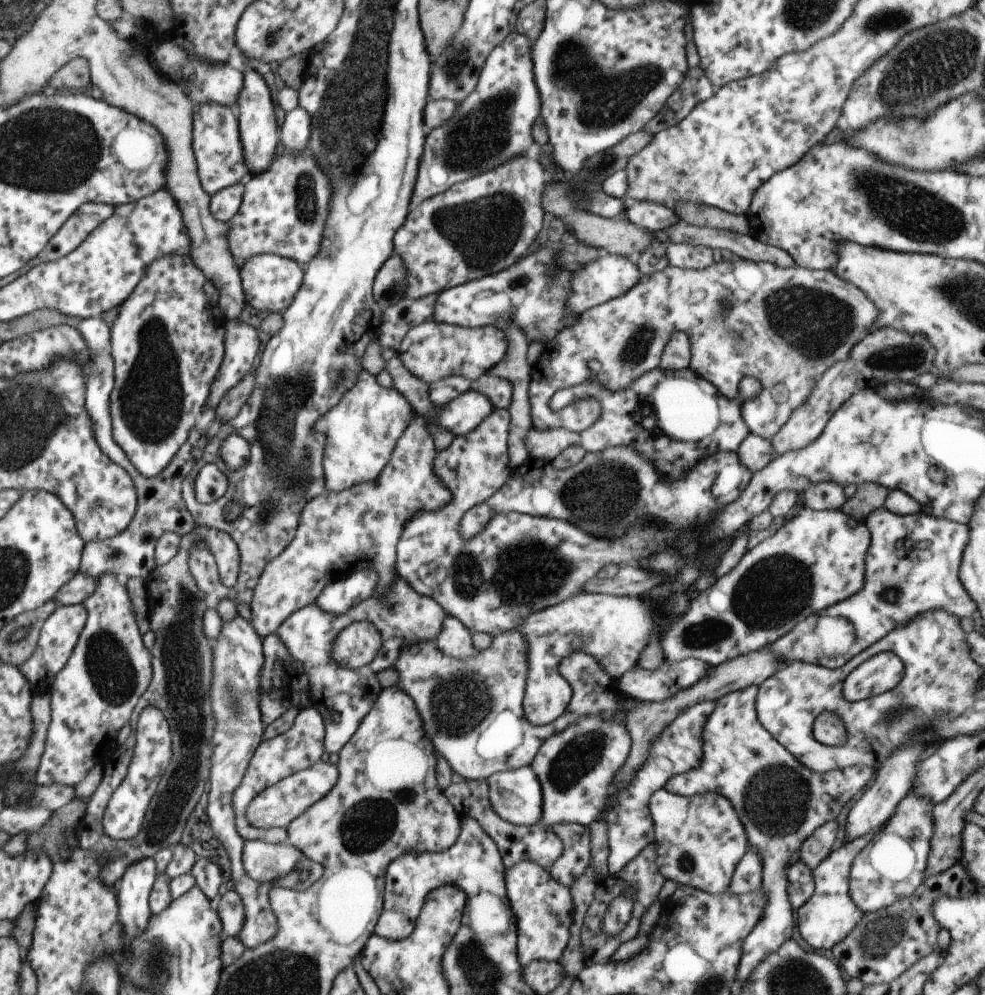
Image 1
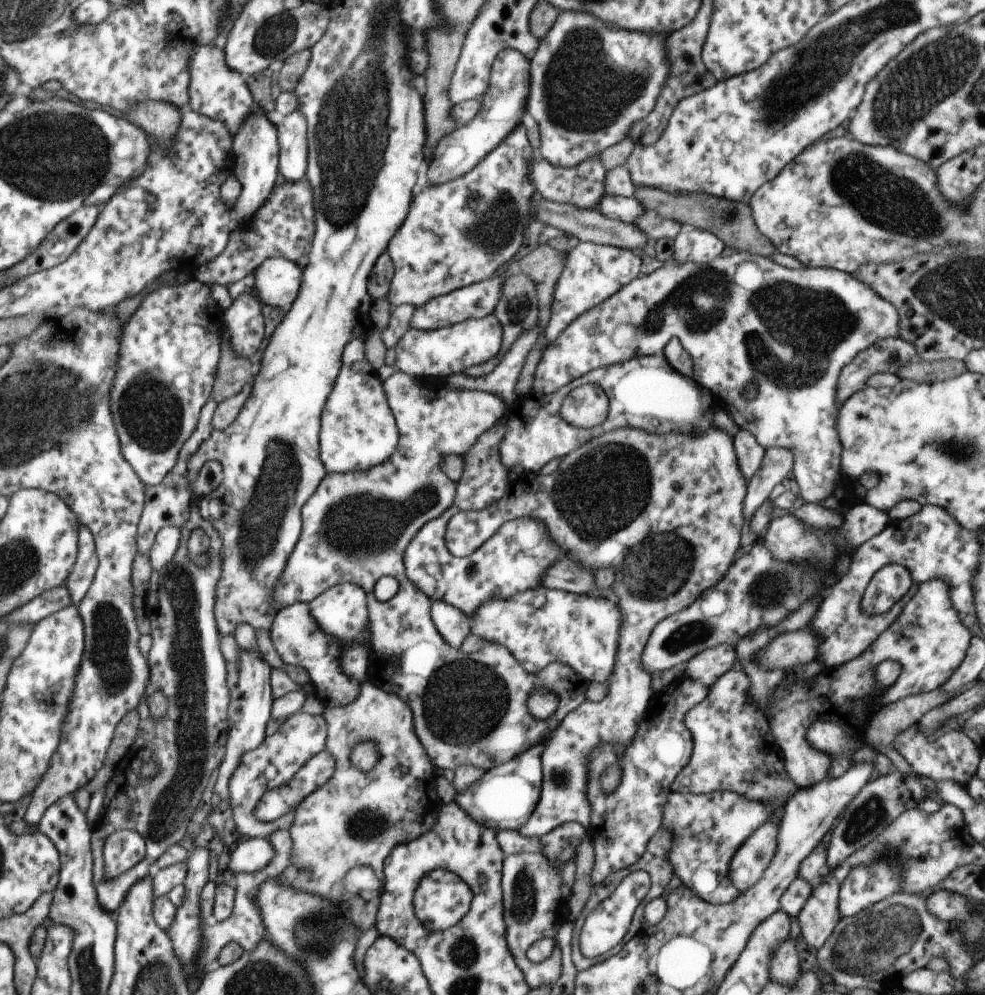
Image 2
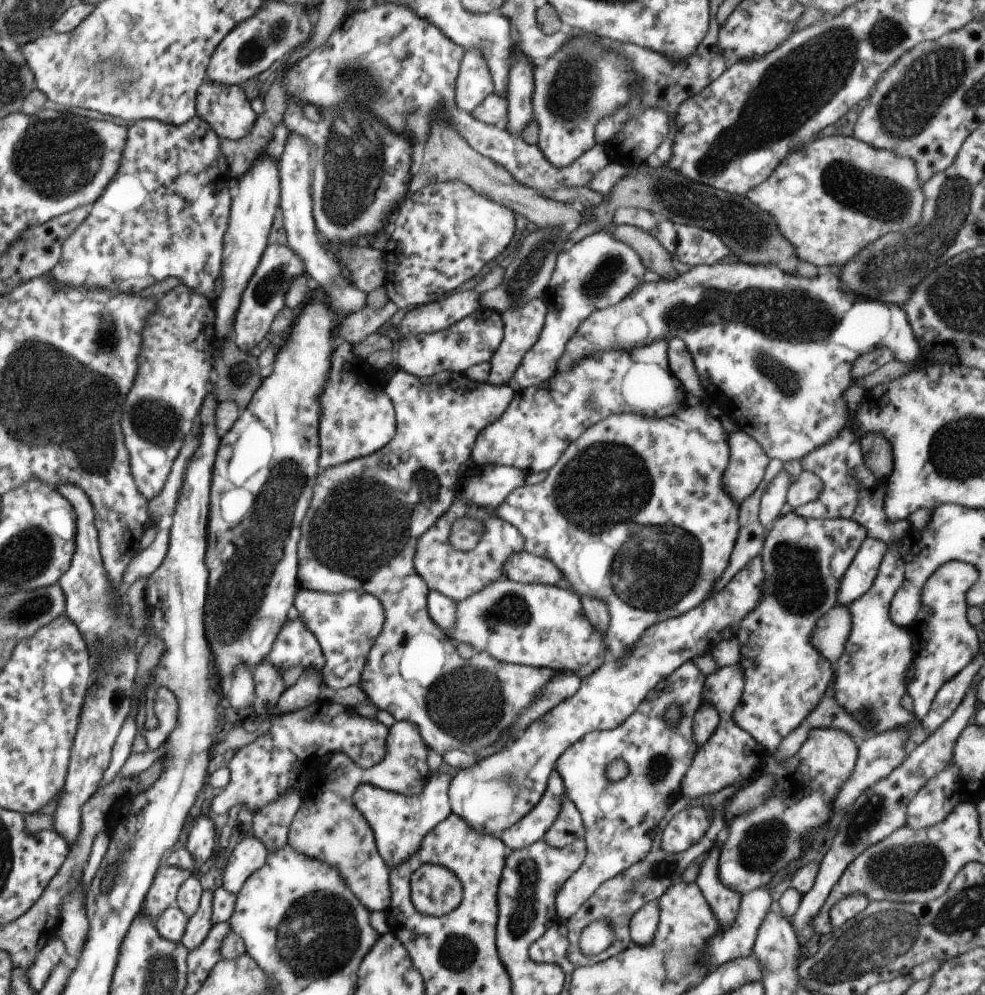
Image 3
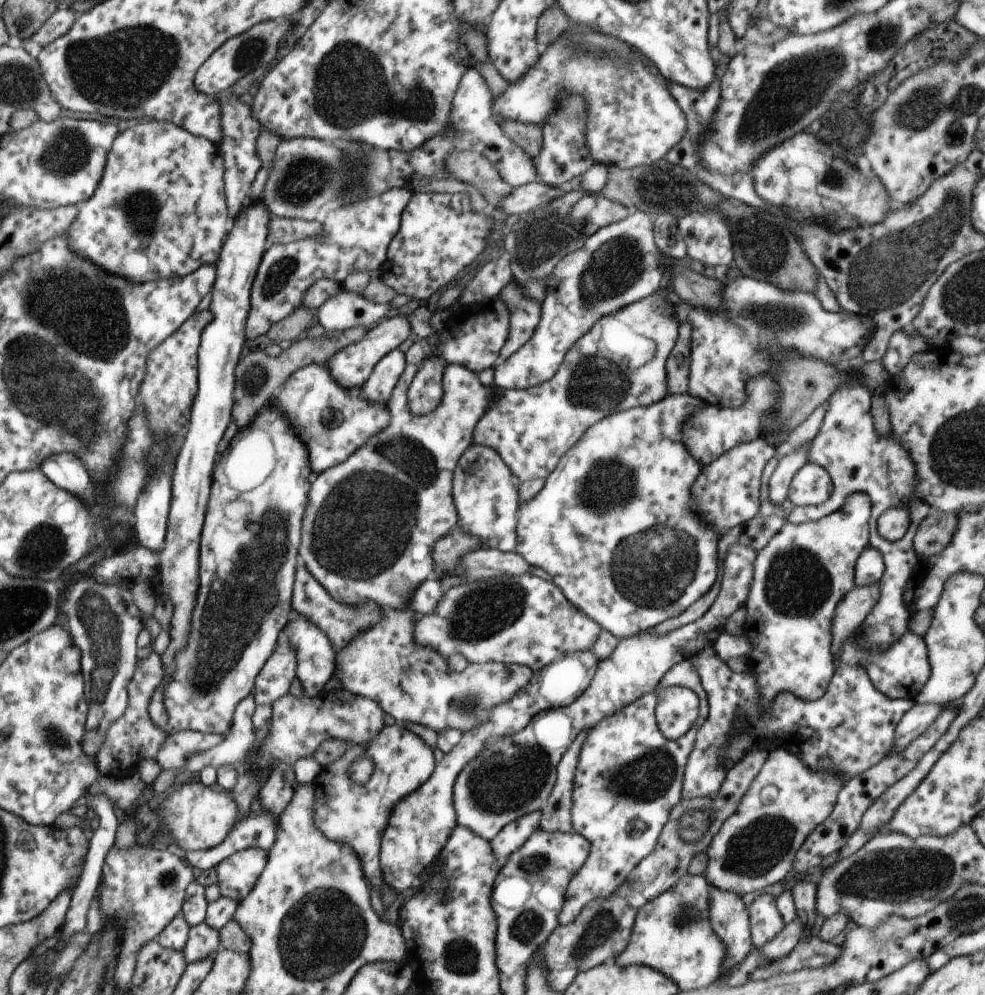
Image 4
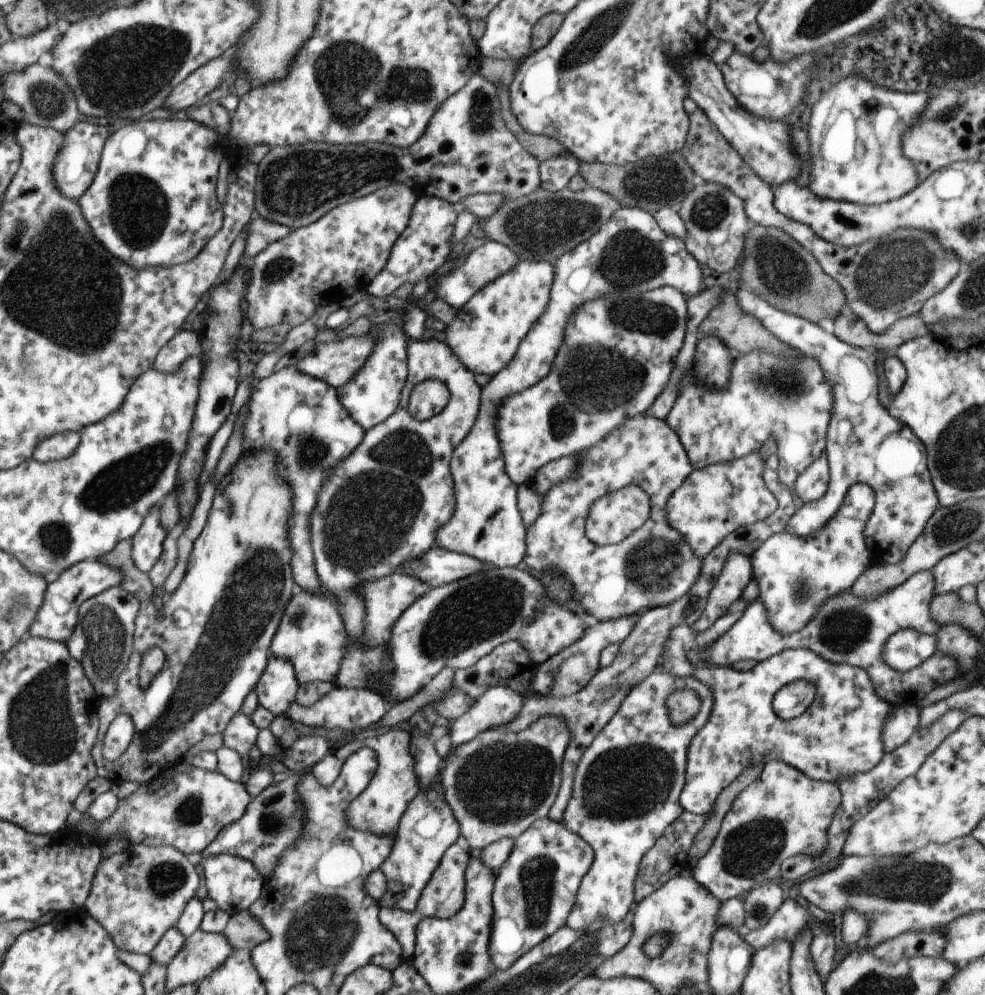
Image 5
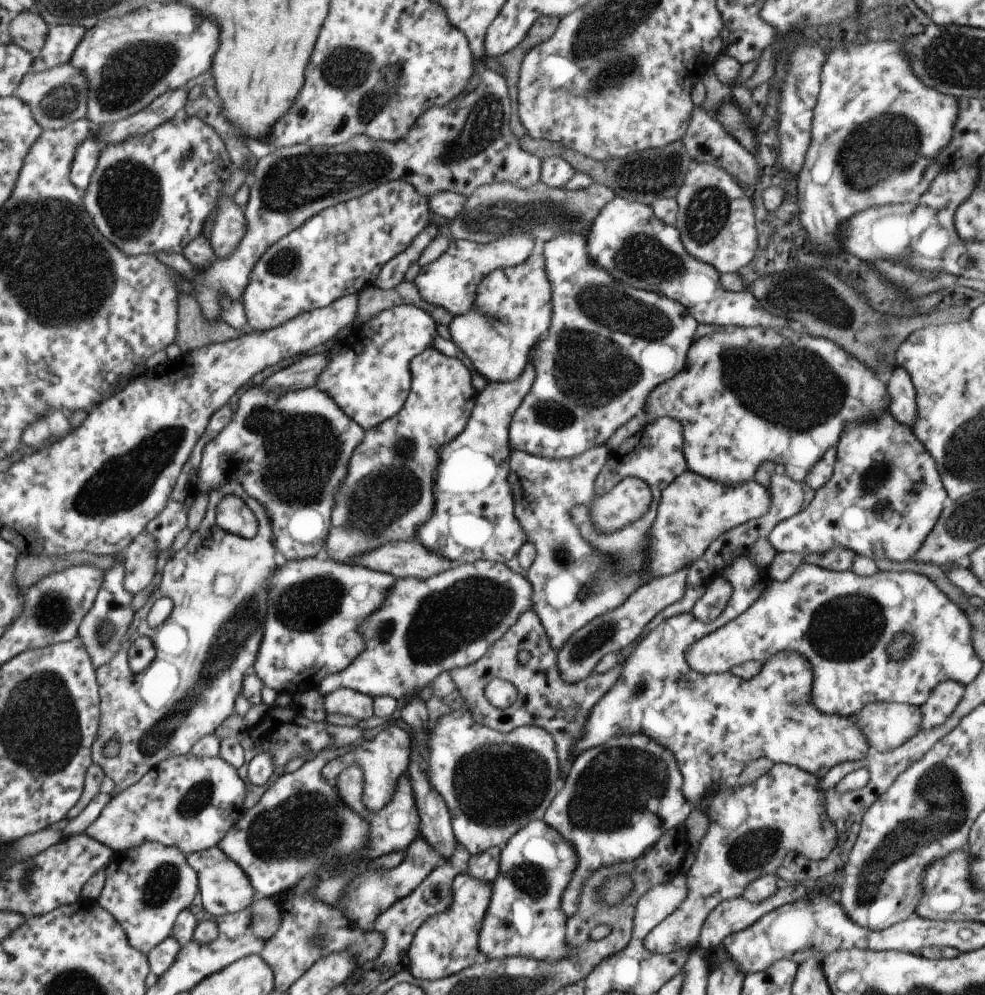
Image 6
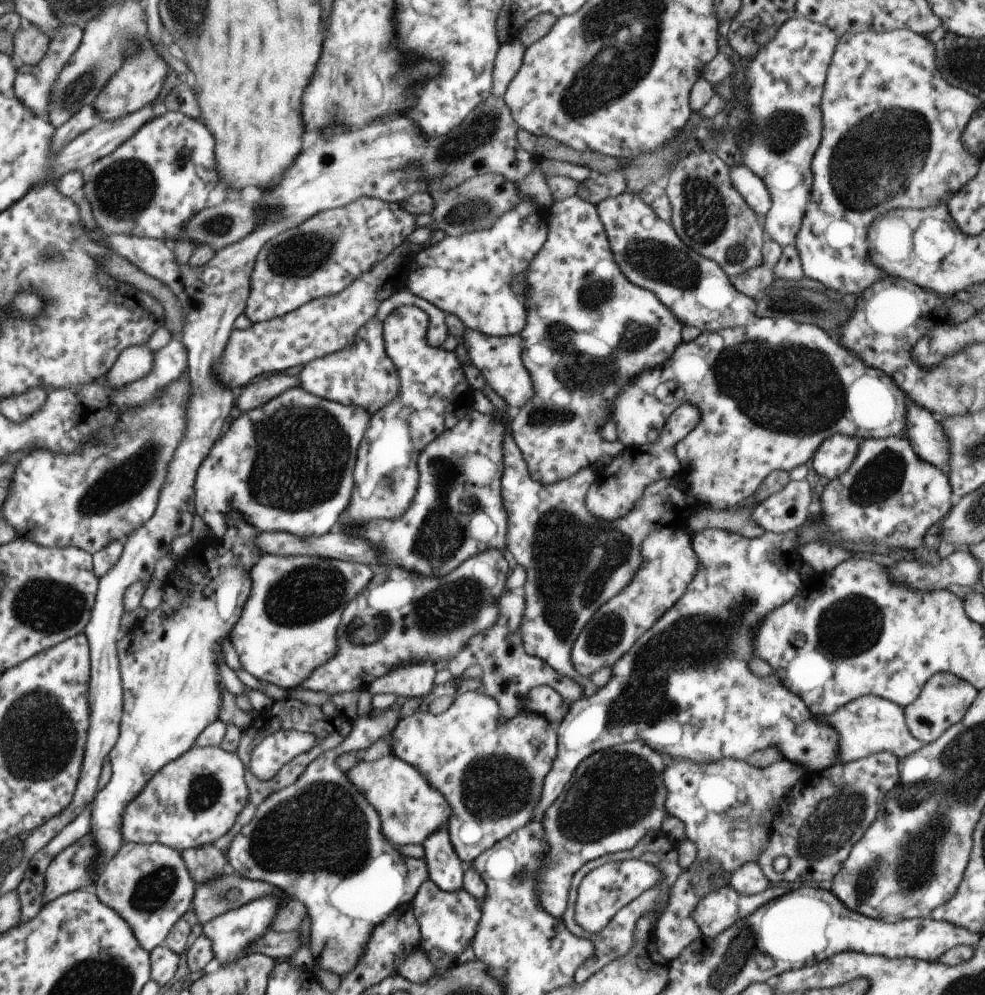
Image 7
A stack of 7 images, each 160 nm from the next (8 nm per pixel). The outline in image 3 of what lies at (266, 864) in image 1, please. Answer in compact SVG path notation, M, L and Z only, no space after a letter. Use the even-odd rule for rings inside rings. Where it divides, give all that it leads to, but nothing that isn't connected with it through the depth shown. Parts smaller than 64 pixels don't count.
M252 836L241 839L229 851L222 874L222 887L228 893L237 894L245 880L265 864L267 856L268 853L259 840Z

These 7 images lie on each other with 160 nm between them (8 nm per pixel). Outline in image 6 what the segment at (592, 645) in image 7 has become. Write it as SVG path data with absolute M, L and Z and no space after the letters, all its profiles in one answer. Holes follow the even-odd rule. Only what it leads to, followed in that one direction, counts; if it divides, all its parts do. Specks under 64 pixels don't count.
M686 568L639 585L619 606L593 618L591 622L572 632L556 652L555 666L561 680L567 684L583 680L593 672L594 666L604 654L618 653L624 646L632 643L659 611L684 595Z

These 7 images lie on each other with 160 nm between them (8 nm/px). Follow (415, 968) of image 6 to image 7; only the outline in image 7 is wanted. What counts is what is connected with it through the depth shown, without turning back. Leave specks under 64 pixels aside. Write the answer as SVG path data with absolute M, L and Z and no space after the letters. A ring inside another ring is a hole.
M427 878L419 885L409 903L420 932L418 946L432 967L441 972L457 965L457 956L470 944L480 921L480 901L474 899L462 886L453 892L440 891Z

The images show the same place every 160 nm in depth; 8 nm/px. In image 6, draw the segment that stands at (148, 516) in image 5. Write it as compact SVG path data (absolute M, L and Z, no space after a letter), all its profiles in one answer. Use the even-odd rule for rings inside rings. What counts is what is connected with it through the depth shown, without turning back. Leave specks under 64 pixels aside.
M143 531L124 548L123 588L131 595L143 590L156 578L155 560L158 548L153 535Z

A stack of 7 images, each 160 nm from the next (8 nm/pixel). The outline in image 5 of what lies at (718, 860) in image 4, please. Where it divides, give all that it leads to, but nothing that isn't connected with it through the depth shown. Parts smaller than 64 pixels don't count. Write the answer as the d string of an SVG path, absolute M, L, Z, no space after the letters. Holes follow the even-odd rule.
M778 760L767 761L761 774L750 782L731 803L723 816L716 838L707 852L691 867L693 878L719 902L741 898L753 886L759 886L780 876L781 863L789 857L807 855L820 858L826 850L827 830L840 801L837 784L807 778L796 768Z

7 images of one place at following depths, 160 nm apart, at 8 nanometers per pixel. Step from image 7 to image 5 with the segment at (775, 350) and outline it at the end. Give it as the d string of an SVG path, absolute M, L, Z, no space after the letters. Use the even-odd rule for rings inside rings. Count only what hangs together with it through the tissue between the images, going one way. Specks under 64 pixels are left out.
M797 350L793 357L790 353L772 355L769 352L751 351L735 357L727 390L709 392L711 389L701 385L694 378L691 366L686 376L680 380L678 395L669 412L668 423L686 451L693 469L740 459L750 452L758 451L767 439L773 439L776 442L775 453L778 459L775 470L777 482L791 491L797 475L821 456L821 452L825 452L825 433L830 419L832 389L826 381L823 382L821 374L818 362Z

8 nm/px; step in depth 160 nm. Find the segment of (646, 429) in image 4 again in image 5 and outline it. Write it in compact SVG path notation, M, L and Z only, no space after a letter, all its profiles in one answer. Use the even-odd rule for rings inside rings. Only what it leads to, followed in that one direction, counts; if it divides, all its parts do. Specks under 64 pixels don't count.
M647 413L635 415L609 431L599 442L578 451L578 454L581 460L578 473L562 483L557 483L542 496L539 514L524 532L523 562L537 572L558 569L566 583L571 586L572 600L578 605L576 609L590 621L610 621L641 614L655 607L671 605L686 595L700 575L702 558L696 557L687 541L668 525L665 505L669 495L693 468L668 420L661 420ZM629 485L639 487L648 496L650 511L645 522L621 542L596 545L588 541L583 533L583 517L589 505L604 494Z

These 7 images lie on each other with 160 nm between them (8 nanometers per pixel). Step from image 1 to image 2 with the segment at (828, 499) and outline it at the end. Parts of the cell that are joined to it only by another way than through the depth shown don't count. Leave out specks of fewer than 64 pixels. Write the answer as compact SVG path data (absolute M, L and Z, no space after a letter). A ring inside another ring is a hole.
M734 251L729 256L716 256L708 263L678 263L671 258L667 259L665 264L651 273L646 275L639 274L631 282L624 284L615 294L573 319L564 328L564 331L556 339L553 339L546 346L545 351L541 353L541 360L539 360L534 370L531 391L540 395L550 395L558 388L593 369L619 364L632 358L639 358L641 355L654 355L657 352L661 352L664 344L670 338L678 338L681 346L687 350L687 354L693 360L691 378L695 382L699 382L701 386L705 386L707 390L711 390L711 394L719 400L717 403L723 404L723 410L737 424L738 428L749 431L764 449L769 447L791 449L792 457L794 458L791 478L794 478L797 482L798 495L801 496L801 500L804 503L819 505L824 497L827 497L834 490L834 485L840 480L841 476L841 445L836 433L837 416L839 415L839 407L836 405L836 380L839 371L846 364L849 364L850 360L853 360L857 352L866 349L871 344L875 344L882 338L889 338L889 336L898 336L898 316L895 308L882 298L879 298L867 285L858 281L853 274L827 267L802 266L797 268L797 270L789 270L774 263L770 258L763 255L754 255L747 251ZM749 380L755 380L758 389L755 398L745 401L744 398L741 398L742 390Z

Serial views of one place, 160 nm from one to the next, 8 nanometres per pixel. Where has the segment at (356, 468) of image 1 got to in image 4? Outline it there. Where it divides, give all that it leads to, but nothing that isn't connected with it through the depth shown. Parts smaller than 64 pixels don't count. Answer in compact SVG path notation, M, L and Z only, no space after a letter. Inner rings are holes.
M327 360L297 369L270 400L270 404L275 402L271 405L284 414L293 432L306 446L310 470L319 473L343 462L371 435L383 430L390 419L388 408L383 403L372 403L362 397L361 387L342 387L330 375Z

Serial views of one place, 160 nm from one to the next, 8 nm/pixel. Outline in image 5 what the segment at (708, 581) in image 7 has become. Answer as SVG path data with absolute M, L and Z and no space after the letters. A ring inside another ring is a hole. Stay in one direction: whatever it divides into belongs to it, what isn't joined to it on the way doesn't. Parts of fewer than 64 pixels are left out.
M739 598L736 601L733 601L732 605L729 605L729 608L721 615L719 618L703 632L694 633L690 626L681 625L676 626L671 629L668 639L665 641L664 646L662 647L662 652L660 653L660 658L658 660L657 669L663 672L669 673L670 675L676 677L686 677L692 676L696 679L699 679L710 691L712 694L712 707L709 716L707 717L706 723L693 735L693 738L690 740L689 746L687 747L686 752L686 767L684 768L684 783L680 793L678 794L678 804L682 810L693 812L693 814L705 814L709 813L711 807L714 806L715 799L717 795L725 786L729 786L739 773L748 765L752 764L765 764L770 760L778 760L796 768L799 772L802 772L807 778L837 784L837 780L841 777L851 777L856 773L866 773L871 770L883 756L884 750L882 745L882 724L885 722L885 719L888 717L888 714L892 710L891 706L897 706L897 704L890 704L889 702L884 701L874 693L874 688L872 687L871 681L867 676L867 673L860 668L848 665L848 664L833 664L823 660L820 656L817 656L813 651L810 651L807 648L788 648L781 650L777 654L770 656L769 658L763 659L753 665L753 668L750 668L748 671L736 671L733 670L731 666L729 667L718 667L717 665L689 665L685 662L686 653L689 651L695 651L698 647L705 649L709 647L713 641L716 641L726 630L729 630L729 627L740 617L740 614L744 611L744 608L747 606L742 599ZM805 679L811 681L815 687L815 696L813 697L812 703L805 709L805 712L802 712L799 718L781 720L772 709L771 699L773 694L777 692L778 688L781 688L784 684L788 682Z

